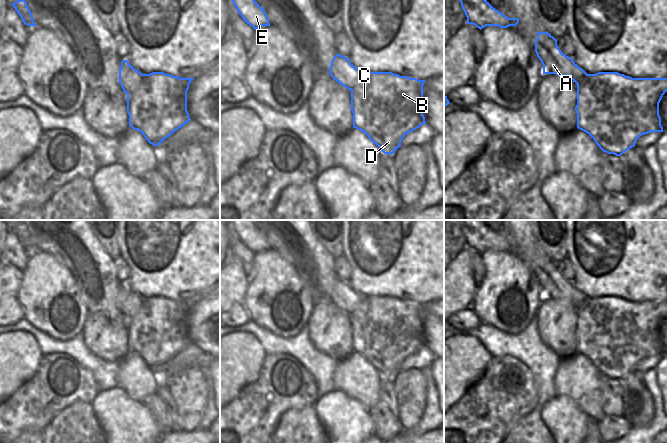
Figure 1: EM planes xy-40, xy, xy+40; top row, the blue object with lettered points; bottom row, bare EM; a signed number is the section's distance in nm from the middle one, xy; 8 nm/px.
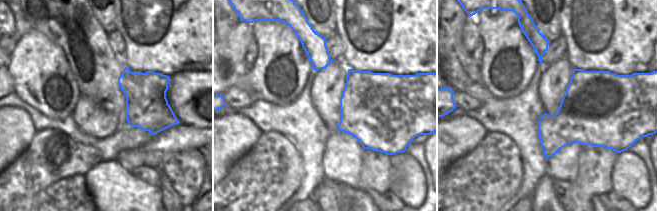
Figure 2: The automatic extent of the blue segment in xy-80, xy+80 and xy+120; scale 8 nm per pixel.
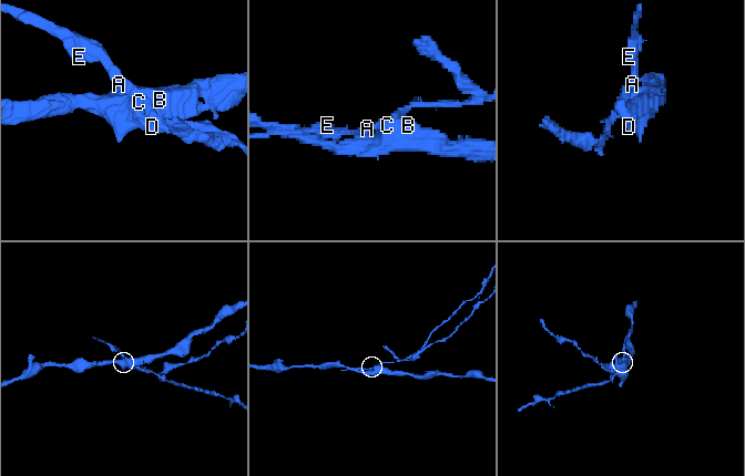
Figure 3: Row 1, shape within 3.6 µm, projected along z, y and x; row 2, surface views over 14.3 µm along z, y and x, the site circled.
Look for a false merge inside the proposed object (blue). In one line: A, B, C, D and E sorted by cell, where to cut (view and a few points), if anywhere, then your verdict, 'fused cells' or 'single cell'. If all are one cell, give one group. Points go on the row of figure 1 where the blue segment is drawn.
A E / B C D | xy-40 (143, 74), (141, 83), (131, 93), (127, 94) | fused cells

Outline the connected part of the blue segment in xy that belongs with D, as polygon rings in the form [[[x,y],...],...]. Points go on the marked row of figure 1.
[[[369,72],[351,90],[353,128],[364,132],[384,154],[393,154],[406,134],[426,124],[423,115],[425,80],[392,72]]]

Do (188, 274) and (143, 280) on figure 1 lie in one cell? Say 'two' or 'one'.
one

